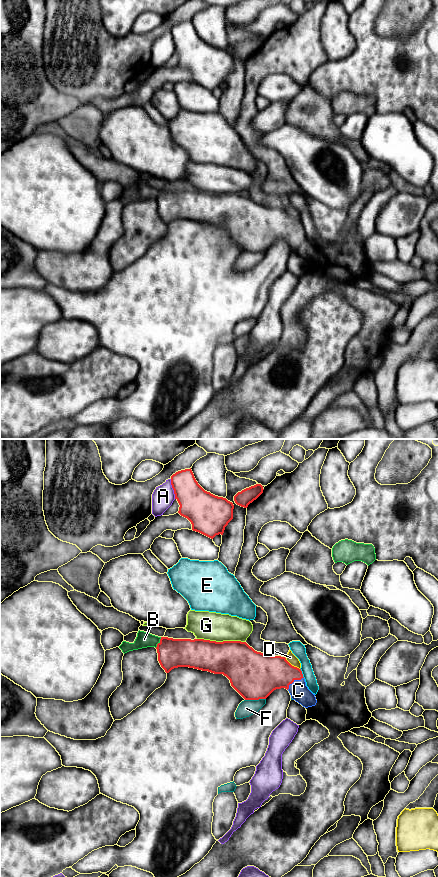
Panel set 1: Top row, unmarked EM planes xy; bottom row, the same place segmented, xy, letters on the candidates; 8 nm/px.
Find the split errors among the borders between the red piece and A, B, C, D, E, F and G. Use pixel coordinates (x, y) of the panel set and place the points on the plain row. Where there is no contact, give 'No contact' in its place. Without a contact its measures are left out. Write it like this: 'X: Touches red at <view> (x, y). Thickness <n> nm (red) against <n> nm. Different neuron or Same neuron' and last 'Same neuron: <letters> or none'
A: Touches red at xy (173, 41). Thickness 280 nm (red) against 180 nm. Different neuron
B: Touches red at xy (160, 194). Thickness 240 nm (red) against 130 nm. Different neuron
C: Touches red at xy (294, 231). Thickness 300 nm (red) against 150 nm. Same neuron
D: Touches red at xy (291, 217). Thickness 320 nm (red) against 80 nm. Different neuron
E: Touches red at xy (301, 225). Thickness 280 nm (red) against 110 nm. Different neuron
F: Touches red at xy (255, 251). Thickness 380 nm (red) against 140 nm. Different neuron
G: Touches red at xy (221, 194). Thickness 320 nm (red) against 220 nm. Different neuron
Same neuron: C

